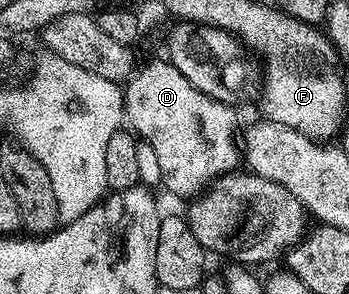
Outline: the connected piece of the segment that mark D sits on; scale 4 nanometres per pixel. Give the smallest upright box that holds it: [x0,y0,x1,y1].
[124,58,239,197]

